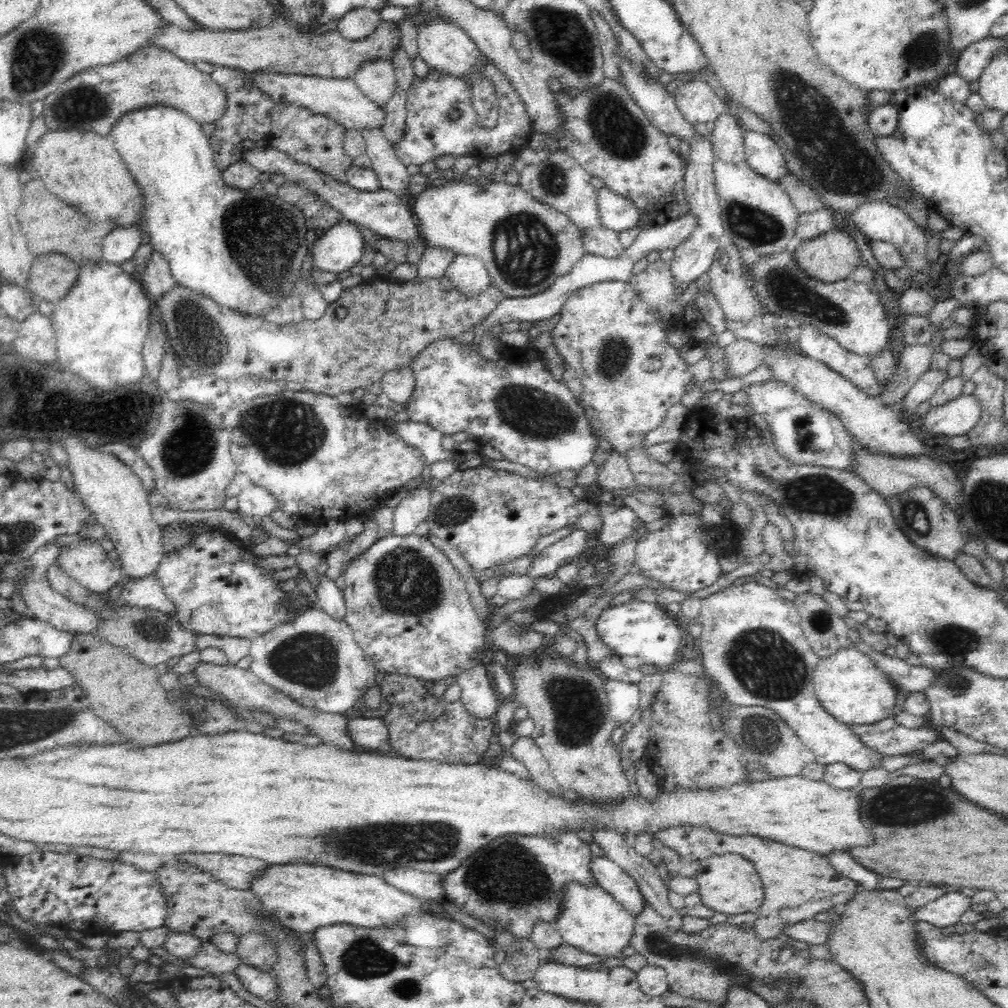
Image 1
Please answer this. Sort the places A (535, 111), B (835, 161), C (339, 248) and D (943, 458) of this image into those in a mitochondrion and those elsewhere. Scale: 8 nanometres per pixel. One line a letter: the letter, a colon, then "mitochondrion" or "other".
A: other
B: mitochondrion
C: other
D: other

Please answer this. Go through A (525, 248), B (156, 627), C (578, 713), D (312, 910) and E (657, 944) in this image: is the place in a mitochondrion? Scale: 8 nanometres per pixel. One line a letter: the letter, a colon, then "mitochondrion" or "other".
A: mitochondrion
B: mitochondrion
C: mitochondrion
D: other
E: mitochondrion

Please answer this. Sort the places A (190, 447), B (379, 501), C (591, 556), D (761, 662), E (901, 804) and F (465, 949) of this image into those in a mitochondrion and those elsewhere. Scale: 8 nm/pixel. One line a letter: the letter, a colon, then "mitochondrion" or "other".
A: mitochondrion
B: other
C: other
D: mitochondrion
E: mitochondrion
F: other

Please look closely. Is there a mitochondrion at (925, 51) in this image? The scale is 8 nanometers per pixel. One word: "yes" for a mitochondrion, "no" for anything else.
yes

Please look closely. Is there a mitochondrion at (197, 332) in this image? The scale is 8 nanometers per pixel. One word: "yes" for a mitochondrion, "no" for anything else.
yes

